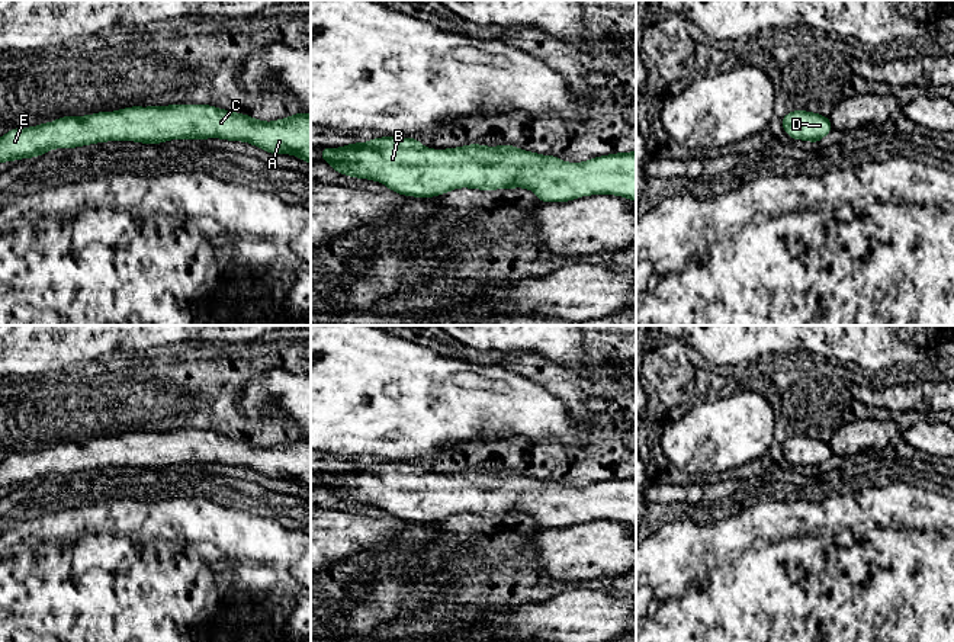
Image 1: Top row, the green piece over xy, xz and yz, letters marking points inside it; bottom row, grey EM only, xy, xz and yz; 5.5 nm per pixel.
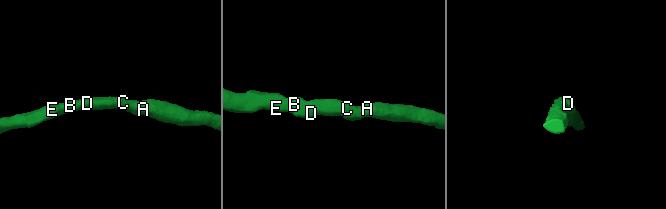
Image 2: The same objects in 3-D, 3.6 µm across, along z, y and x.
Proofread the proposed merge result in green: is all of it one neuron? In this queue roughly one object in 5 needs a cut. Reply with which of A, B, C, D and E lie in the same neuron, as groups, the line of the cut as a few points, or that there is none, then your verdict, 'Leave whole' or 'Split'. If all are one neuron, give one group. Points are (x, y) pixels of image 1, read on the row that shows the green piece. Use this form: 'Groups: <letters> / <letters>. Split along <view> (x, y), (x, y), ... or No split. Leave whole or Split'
Groups: A B C D E. No split. Leave whole

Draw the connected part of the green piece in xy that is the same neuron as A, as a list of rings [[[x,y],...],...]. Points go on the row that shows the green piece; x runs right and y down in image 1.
[[[209,105],[125,107],[87,116],[64,116],[0,138],[0,163],[33,158],[52,148],[106,141],[160,144],[168,139],[244,141],[272,154],[292,154],[311,164],[311,115],[299,112],[273,122]]]

